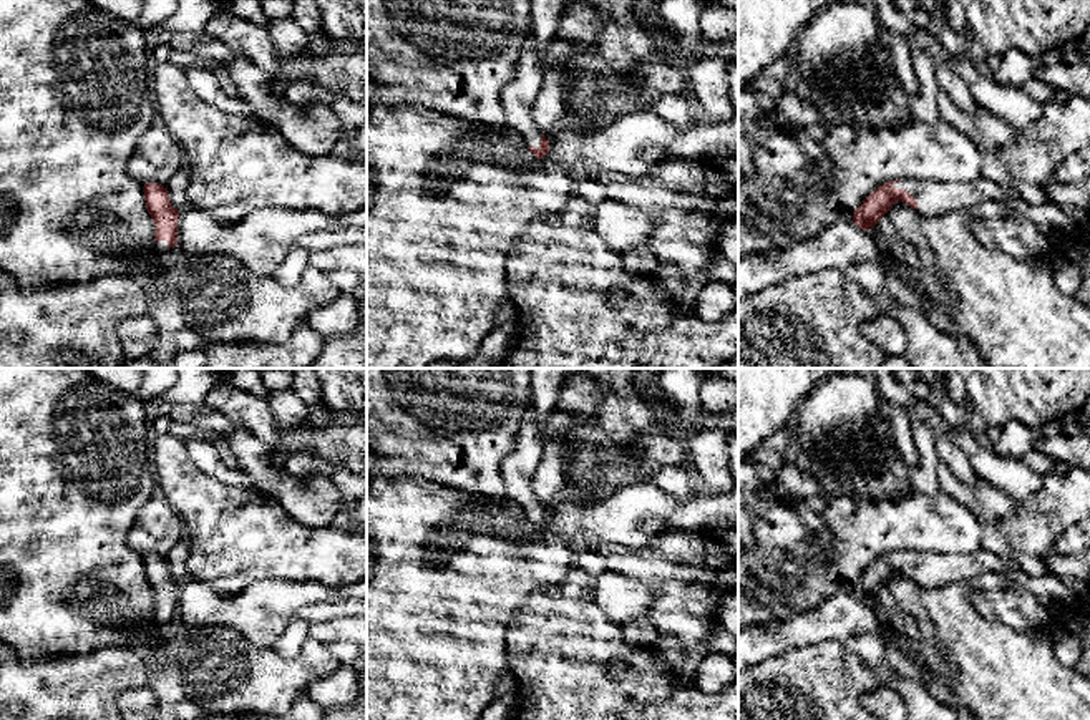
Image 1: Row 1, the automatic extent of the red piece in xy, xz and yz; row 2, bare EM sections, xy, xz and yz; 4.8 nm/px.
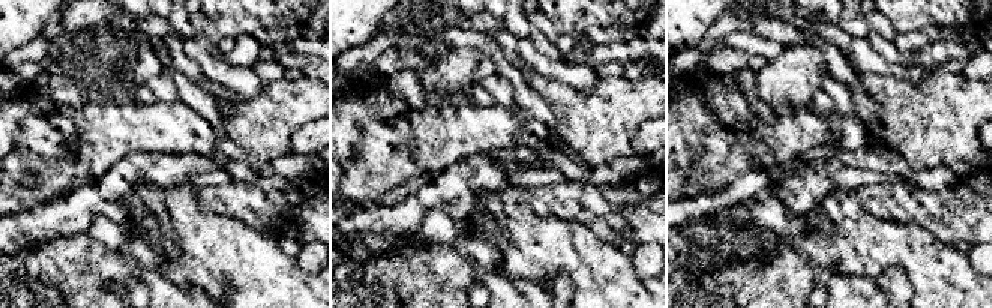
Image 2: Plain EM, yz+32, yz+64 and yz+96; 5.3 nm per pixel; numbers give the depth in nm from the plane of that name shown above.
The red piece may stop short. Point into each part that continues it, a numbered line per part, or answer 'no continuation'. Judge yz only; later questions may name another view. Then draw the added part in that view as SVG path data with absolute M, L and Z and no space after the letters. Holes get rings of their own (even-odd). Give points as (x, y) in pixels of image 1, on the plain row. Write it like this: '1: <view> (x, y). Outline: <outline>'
1: yz (934, 571). Outline: M984 549L971 556L901 551L894 559L906 561L917 572L916 582L924 589L942 589L982 572L1000 572L1017 566L1014 559Z
2: yz (838, 617). Outline: M836 592L818 607L763 625L738 629L738 672L791 649L828 640L846 642L859 632L878 632L871 604L853 592Z

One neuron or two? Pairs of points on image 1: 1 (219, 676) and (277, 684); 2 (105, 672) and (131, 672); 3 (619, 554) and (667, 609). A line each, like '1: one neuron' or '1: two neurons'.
1: one neuron
2: one neuron
3: one neuron

